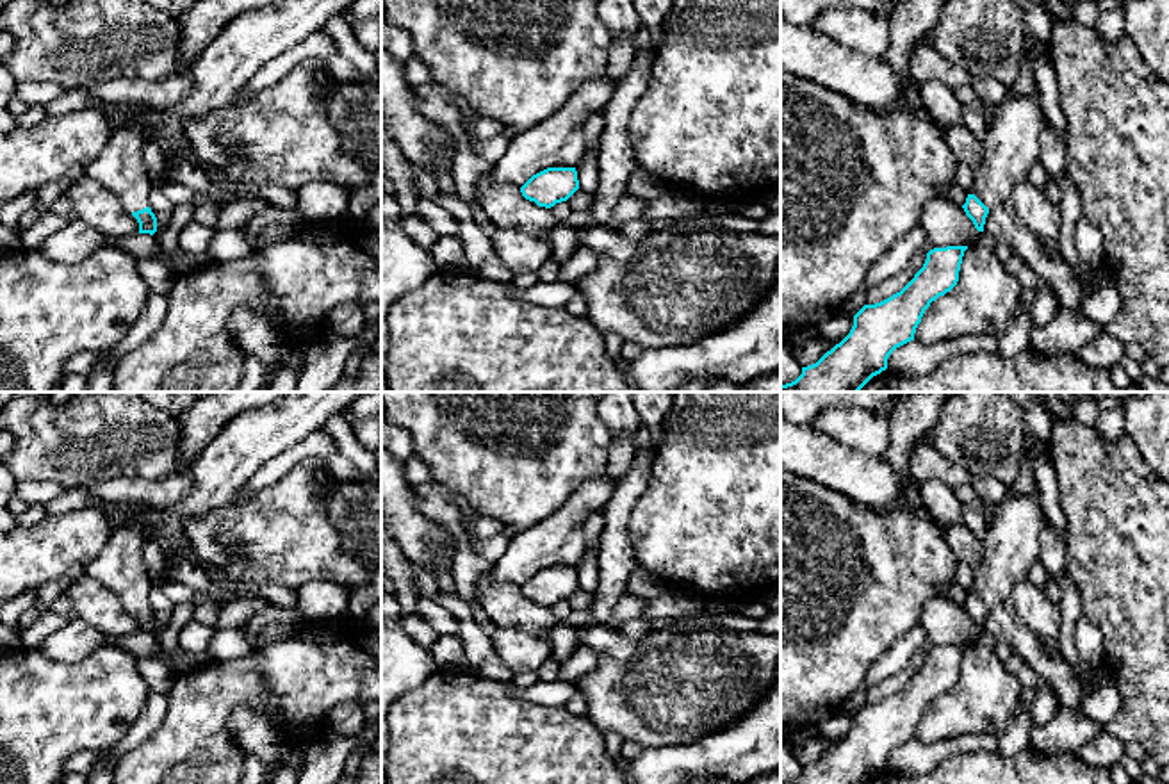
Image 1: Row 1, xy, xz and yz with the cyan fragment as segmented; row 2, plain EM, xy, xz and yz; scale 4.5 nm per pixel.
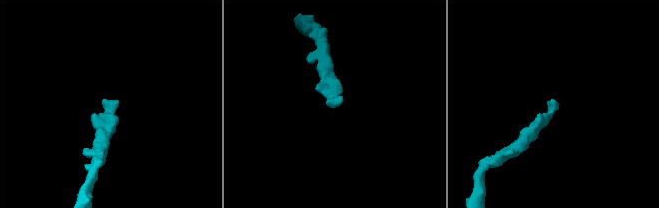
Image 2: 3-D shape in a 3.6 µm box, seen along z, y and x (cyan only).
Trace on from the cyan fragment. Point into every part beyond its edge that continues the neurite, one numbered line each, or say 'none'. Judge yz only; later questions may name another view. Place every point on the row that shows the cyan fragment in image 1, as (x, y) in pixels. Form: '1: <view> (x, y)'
1: yz (1011, 146)

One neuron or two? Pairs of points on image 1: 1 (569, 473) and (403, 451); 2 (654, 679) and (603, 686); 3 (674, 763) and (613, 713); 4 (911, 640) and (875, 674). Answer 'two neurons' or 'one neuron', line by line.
1: two neurons
2: one neuron
3: two neurons
4: one neuron

